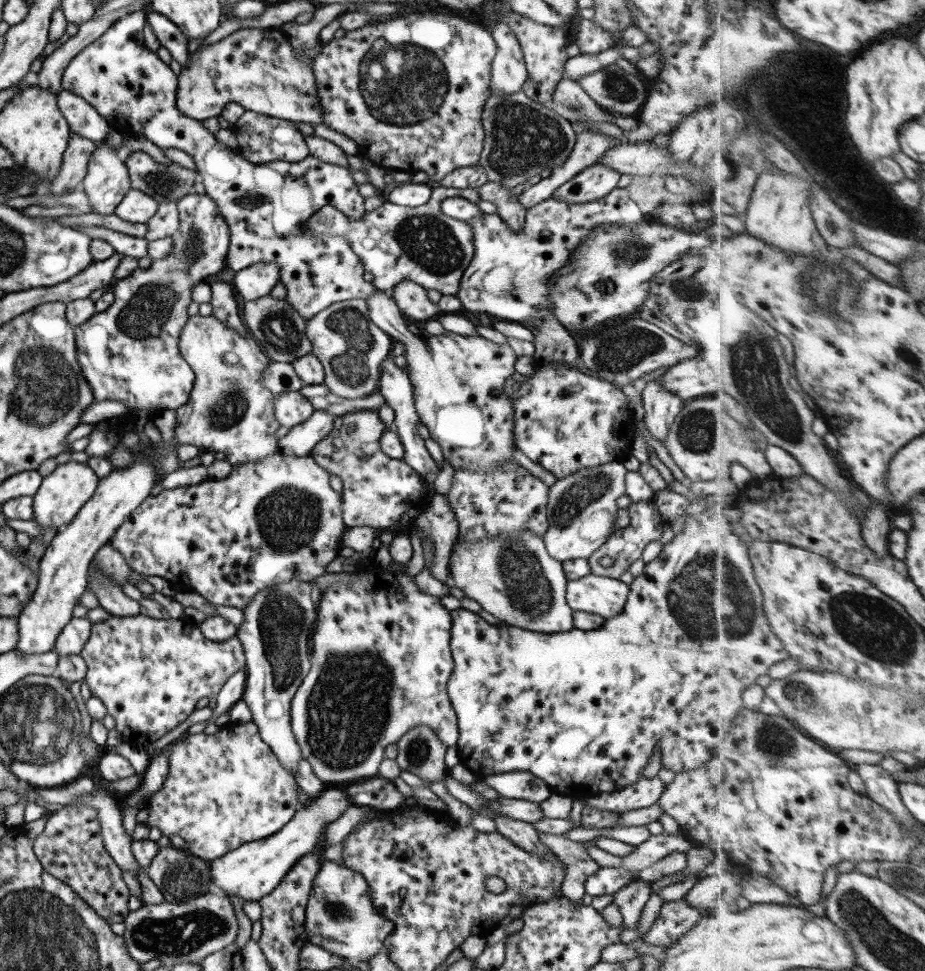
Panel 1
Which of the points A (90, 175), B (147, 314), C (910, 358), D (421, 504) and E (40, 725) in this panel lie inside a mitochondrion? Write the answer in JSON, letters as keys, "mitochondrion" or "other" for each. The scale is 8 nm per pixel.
{"A":"other","B":"mitochondrion","C":"other","D":"other","E":"mitochondrion"}

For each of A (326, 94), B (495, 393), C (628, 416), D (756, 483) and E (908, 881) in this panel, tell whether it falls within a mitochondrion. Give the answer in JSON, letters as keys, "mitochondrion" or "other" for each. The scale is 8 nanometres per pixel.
{"A":"other","B":"other","C":"other","D":"other","E":"mitochondrion"}

